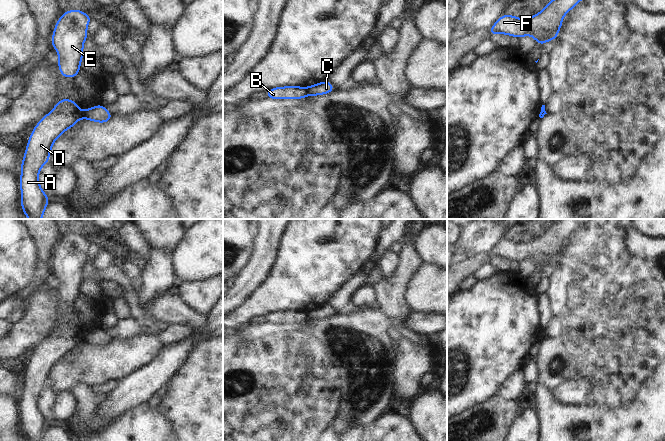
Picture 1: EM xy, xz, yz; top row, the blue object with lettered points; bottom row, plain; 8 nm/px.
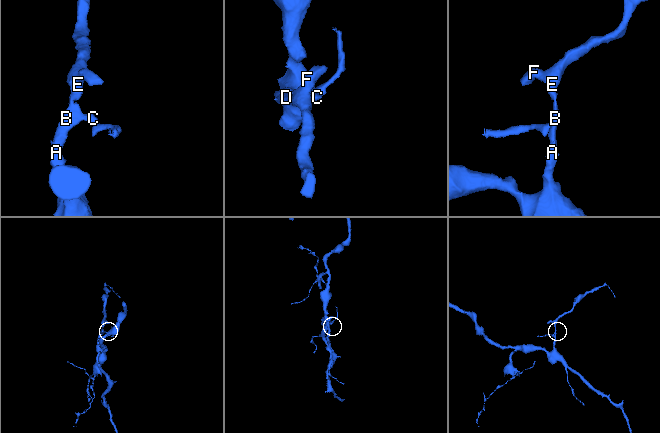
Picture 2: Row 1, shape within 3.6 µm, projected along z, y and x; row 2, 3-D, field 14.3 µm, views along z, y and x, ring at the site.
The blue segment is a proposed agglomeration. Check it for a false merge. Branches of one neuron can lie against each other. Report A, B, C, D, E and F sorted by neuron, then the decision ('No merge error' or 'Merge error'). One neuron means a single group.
Groups: A B D E F / C. Merge error.

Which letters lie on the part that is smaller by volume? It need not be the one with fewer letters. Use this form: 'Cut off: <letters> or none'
Cut off: C.

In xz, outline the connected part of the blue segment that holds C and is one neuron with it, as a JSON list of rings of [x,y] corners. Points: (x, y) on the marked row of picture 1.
[[[324,81],[324,82],[308,87],[307,94],[312,96],[317,96],[320,94],[330,93],[334,89],[335,87],[331,83],[329,83],[328,81]]]

